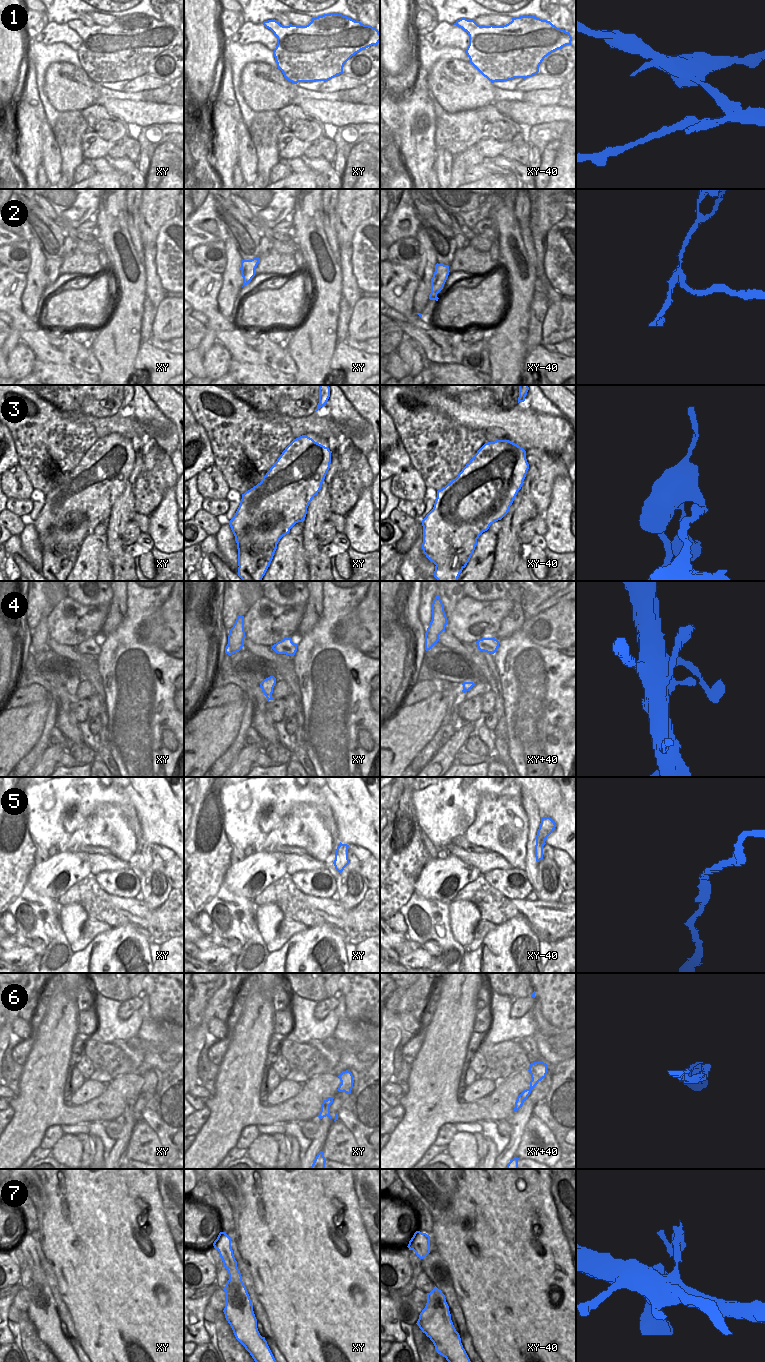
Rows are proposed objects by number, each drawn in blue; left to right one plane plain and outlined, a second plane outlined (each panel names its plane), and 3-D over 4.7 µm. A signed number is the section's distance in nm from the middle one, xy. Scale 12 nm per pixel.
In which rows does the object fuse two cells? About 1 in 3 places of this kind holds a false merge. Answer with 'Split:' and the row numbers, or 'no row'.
Split: 1, 2, 3

